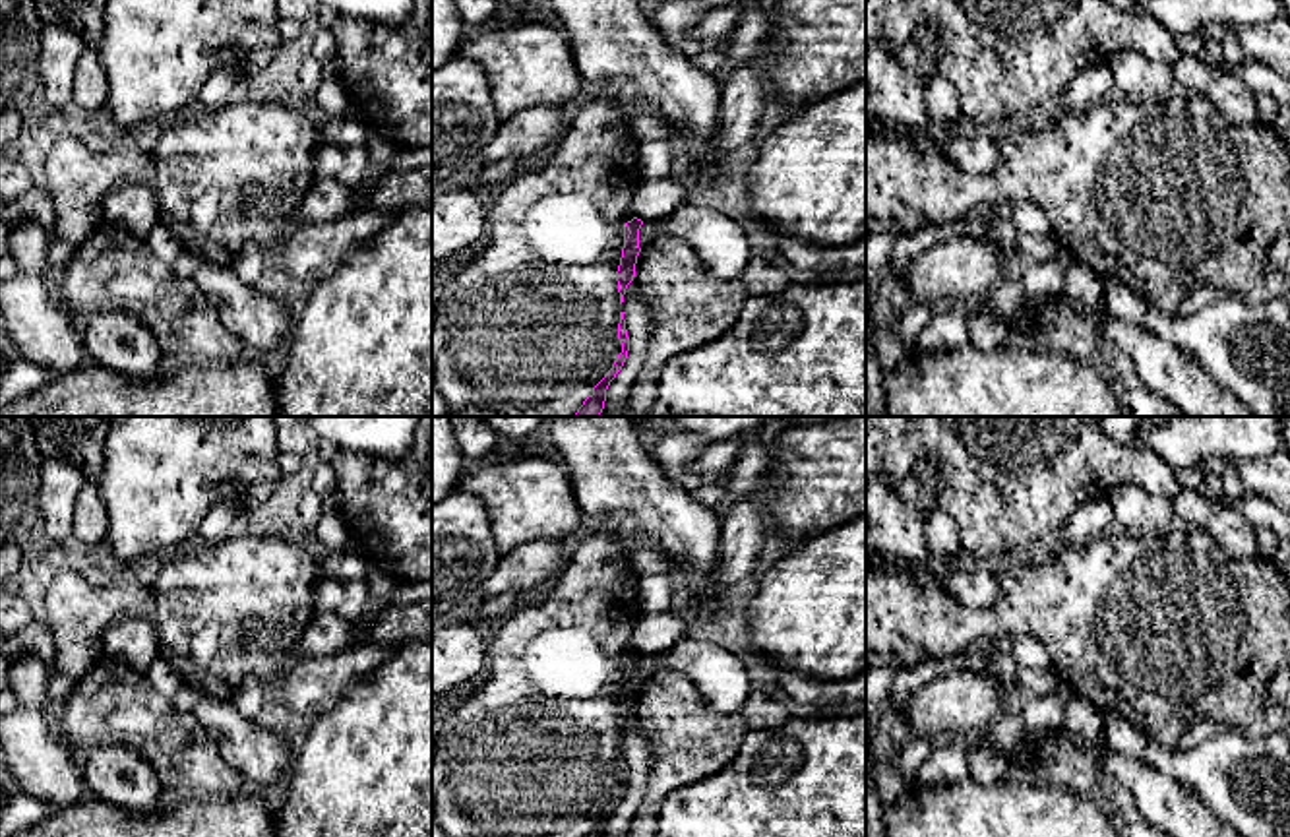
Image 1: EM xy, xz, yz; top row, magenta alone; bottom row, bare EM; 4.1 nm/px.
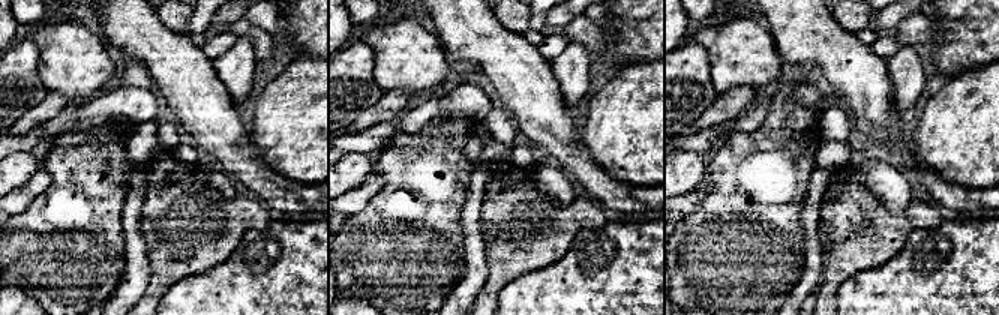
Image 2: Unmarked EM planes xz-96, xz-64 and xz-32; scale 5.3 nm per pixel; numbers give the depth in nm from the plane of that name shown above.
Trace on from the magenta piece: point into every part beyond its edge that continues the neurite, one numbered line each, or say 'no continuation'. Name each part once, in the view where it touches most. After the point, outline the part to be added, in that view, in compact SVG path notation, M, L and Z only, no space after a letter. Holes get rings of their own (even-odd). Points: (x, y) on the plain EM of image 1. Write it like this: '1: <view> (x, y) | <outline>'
no continuation

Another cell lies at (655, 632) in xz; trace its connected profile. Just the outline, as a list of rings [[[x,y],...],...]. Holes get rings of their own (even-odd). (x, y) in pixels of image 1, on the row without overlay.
[[[678,601],[676,606],[664,614],[643,614],[633,630],[631,647],[641,655],[668,651],[711,618],[715,618],[715,614],[707,614],[703,604]]]

